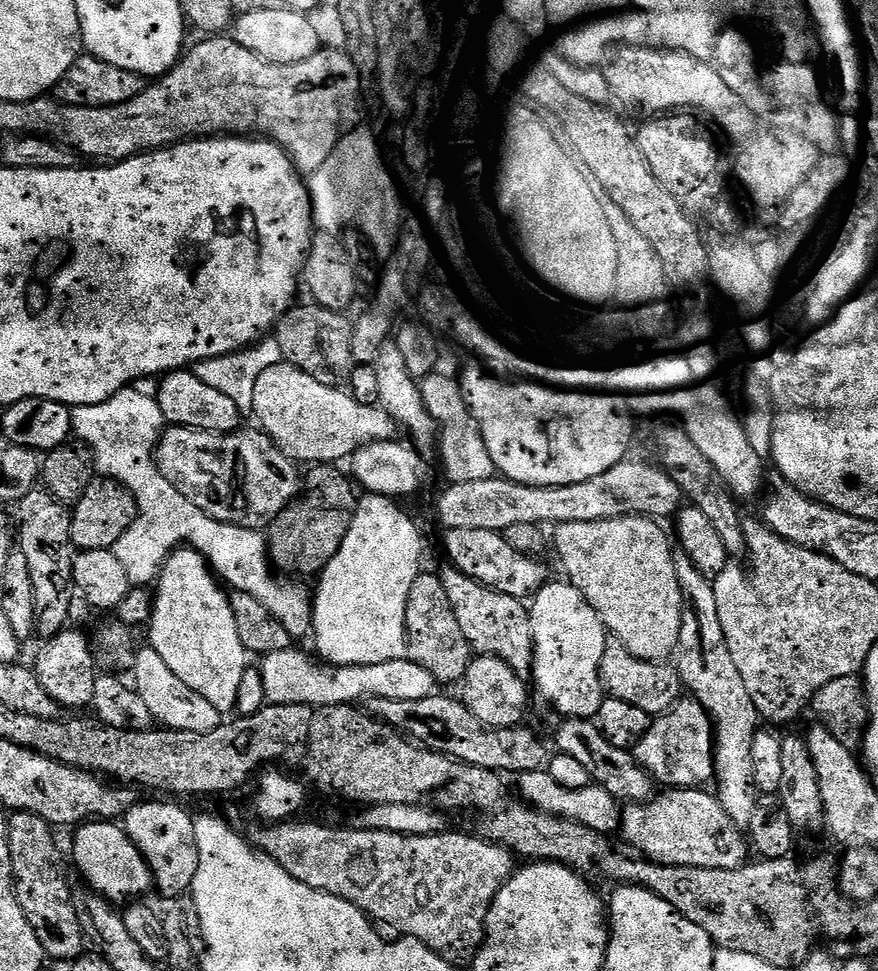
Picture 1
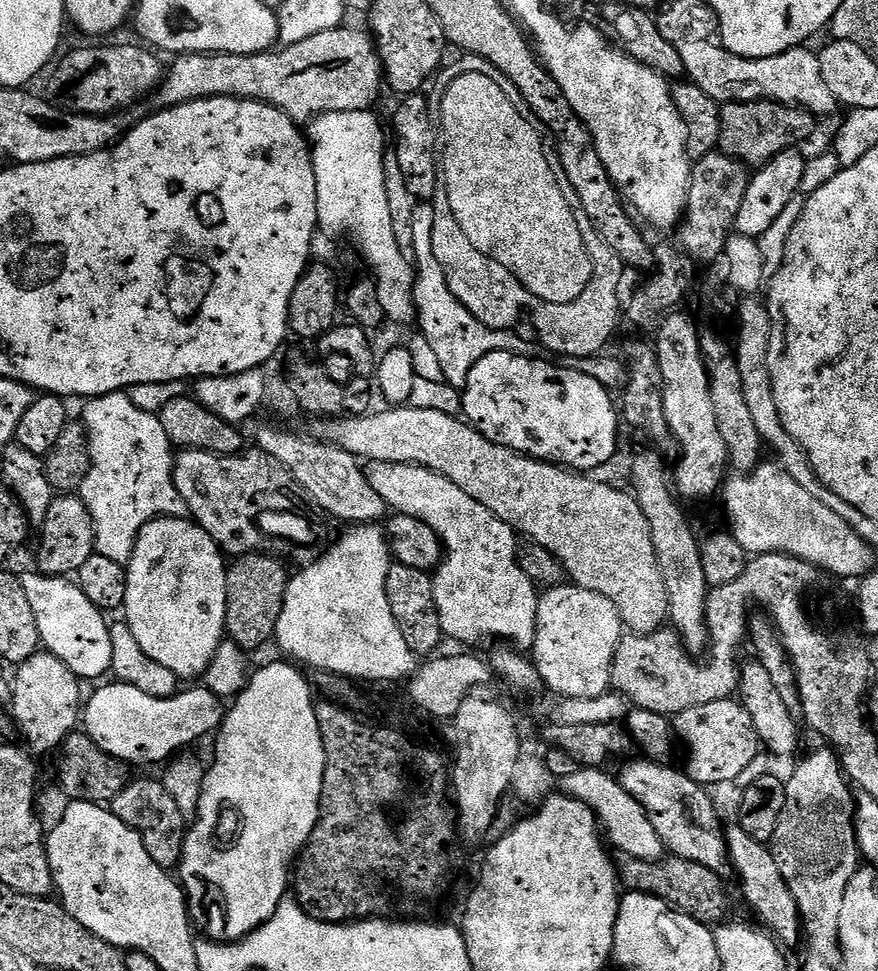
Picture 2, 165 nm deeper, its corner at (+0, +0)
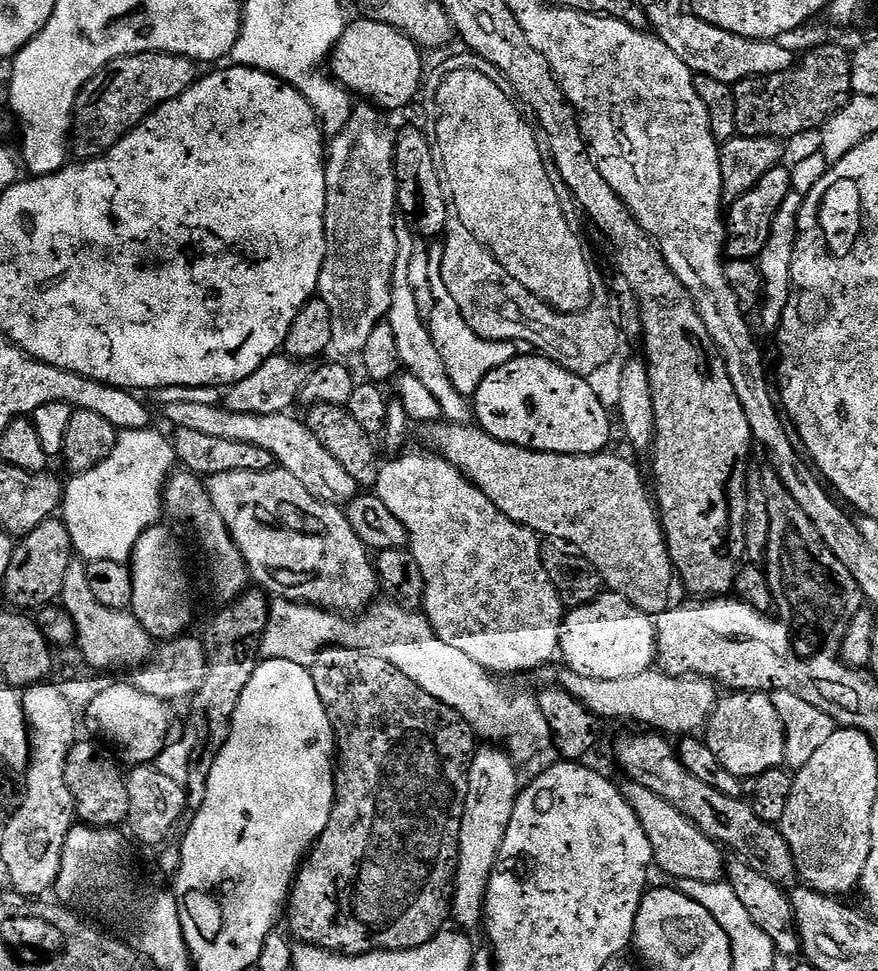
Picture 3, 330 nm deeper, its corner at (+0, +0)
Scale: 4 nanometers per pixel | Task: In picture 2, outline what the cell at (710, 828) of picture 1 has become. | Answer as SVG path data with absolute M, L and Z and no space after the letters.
M732 826L726 832L728 838L728 859L734 872L740 875L740 884L744 887L744 896L748 904L760 915L761 920L773 937L781 945L801 943L802 921L800 910L794 902L794 894L786 886L782 874L778 870L778 862L774 862L774 854L768 844L759 844L746 830Z

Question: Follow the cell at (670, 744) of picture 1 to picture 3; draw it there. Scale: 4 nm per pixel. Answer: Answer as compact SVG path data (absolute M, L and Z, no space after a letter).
M732 692L725 696L728 696L725 700L724 697L717 699L716 708L706 725L706 743L718 761L730 774L741 778L755 778L772 768L781 767L786 760L786 729L781 709L771 700L773 697L767 692Z

